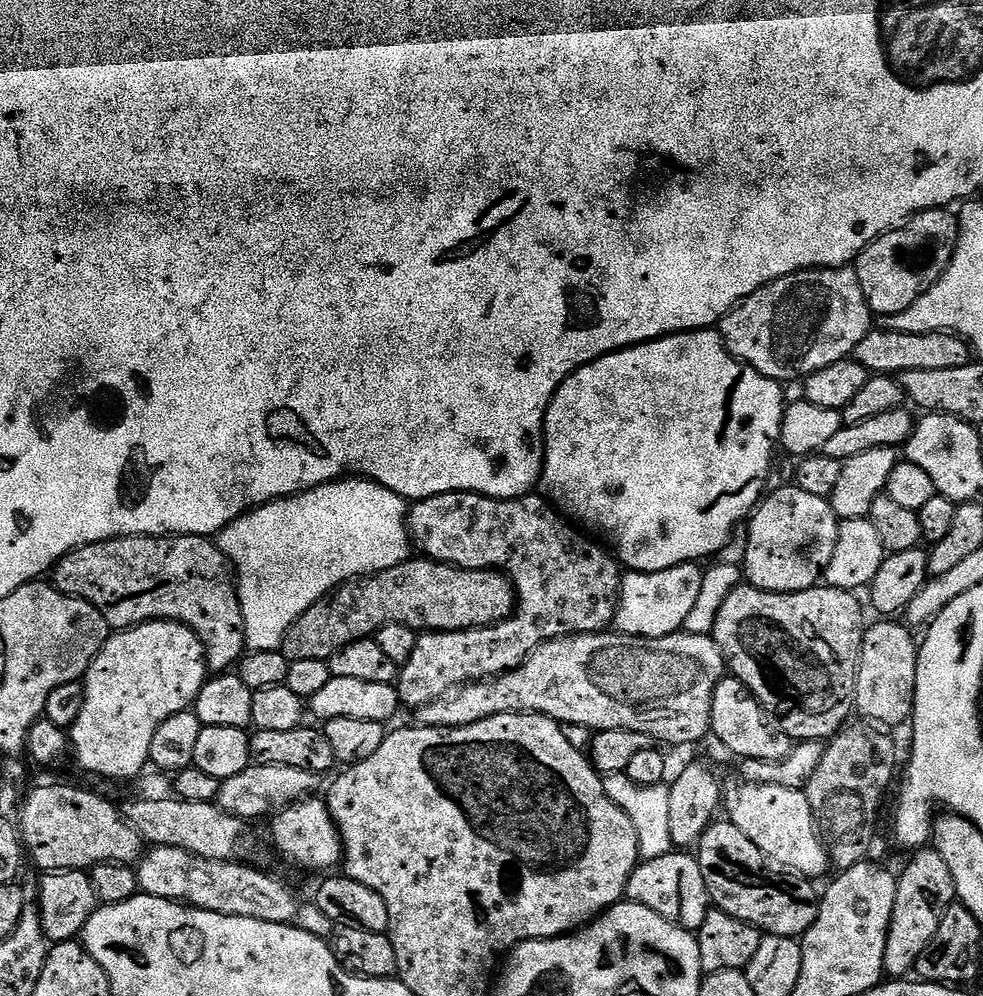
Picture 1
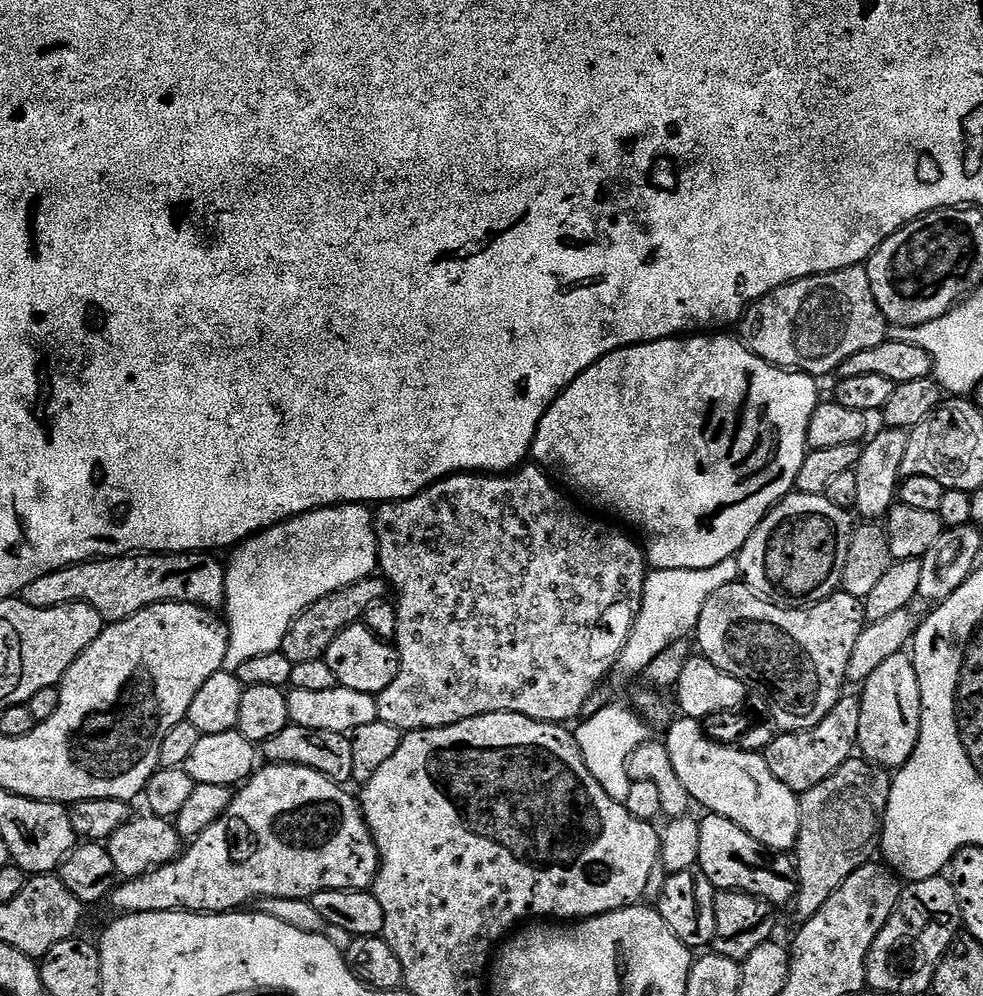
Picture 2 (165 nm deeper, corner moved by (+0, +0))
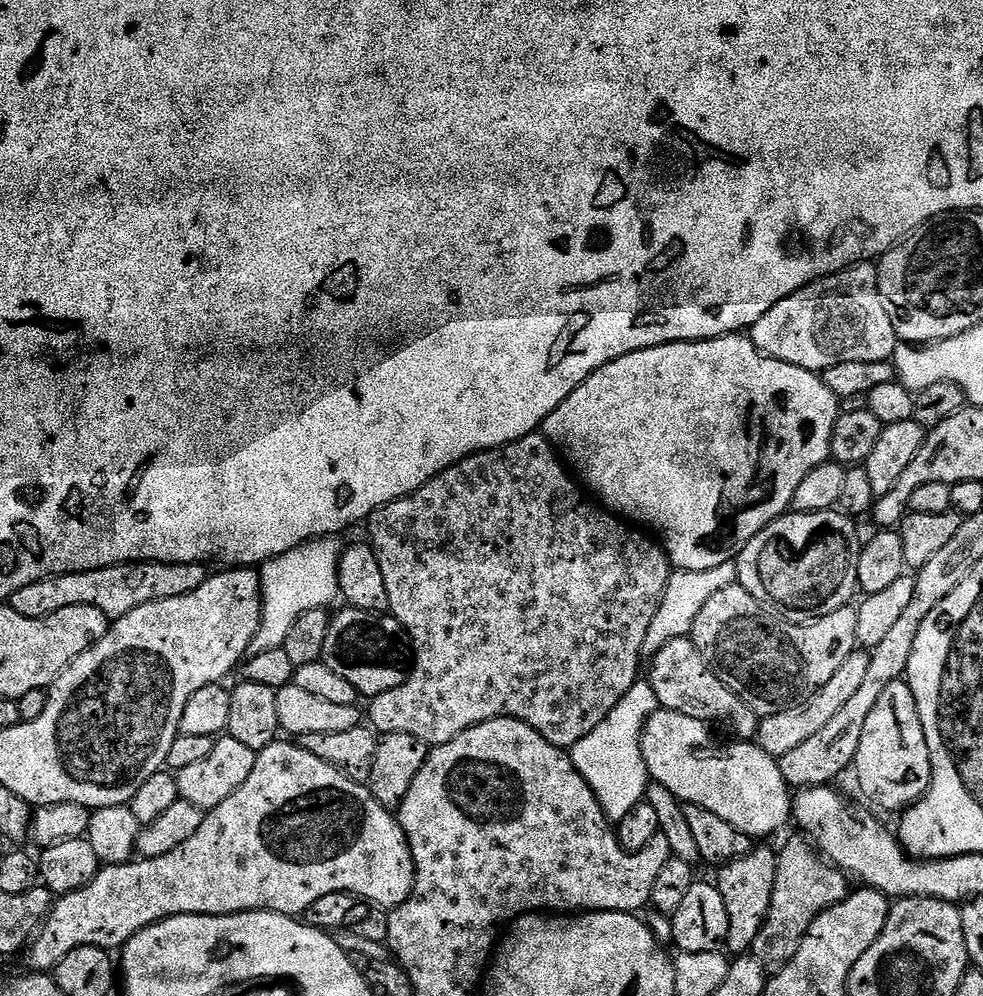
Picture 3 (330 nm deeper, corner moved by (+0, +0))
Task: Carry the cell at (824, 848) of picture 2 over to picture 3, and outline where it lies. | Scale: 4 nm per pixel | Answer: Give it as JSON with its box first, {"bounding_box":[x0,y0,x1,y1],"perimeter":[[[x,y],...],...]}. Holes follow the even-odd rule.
{"bounding_box":[750,840,850,970],"perimeter":[[[792,840],[784,849],[779,849],[772,909],[762,930],[758,930],[758,938],[754,938],[752,943],[750,954],[765,970],[785,968],[790,958],[798,954],[802,938],[820,913],[835,904],[841,904],[850,891],[849,877],[817,855],[811,843],[800,840]]]}

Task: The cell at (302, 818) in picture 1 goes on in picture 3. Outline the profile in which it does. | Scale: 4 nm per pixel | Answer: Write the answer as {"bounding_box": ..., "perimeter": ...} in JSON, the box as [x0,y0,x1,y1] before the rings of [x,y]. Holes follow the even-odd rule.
{"bounding_box":[26,742,416,974],"perimeter":[[[277,742],[256,753],[254,770],[250,770],[250,778],[246,778],[246,782],[242,782],[242,786],[238,786],[238,790],[234,790],[234,794],[230,794],[230,798],[226,798],[226,802],[222,802],[205,815],[202,826],[198,826],[198,834],[194,834],[194,838],[190,838],[190,842],[182,842],[182,846],[170,850],[170,854],[166,854],[162,858],[153,860],[140,858],[127,864],[110,864],[101,867],[96,877],[84,888],[61,895],[53,903],[52,911],[48,913],[43,928],[36,933],[27,949],[26,957],[28,956],[28,964],[32,967],[29,969],[36,974],[51,973],[60,965],[62,958],[66,958],[66,954],[70,954],[70,950],[75,948],[123,949],[128,940],[134,938],[134,934],[138,934],[143,928],[148,928],[151,924],[157,924],[160,920],[171,916],[232,916],[236,912],[280,912],[283,916],[296,918],[307,913],[308,908],[314,906],[314,902],[318,902],[318,898],[326,898],[326,894],[338,894],[339,892],[361,896],[368,903],[385,910],[405,904],[414,890],[416,867],[414,858],[410,854],[408,840],[400,829],[399,819],[374,799],[371,788],[345,776],[334,766],[322,762],[322,758],[310,754],[310,750],[301,748],[299,743],[288,743],[292,744]]]}

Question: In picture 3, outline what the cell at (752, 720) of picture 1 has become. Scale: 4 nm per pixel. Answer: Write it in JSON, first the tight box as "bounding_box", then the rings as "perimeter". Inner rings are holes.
{"bounding_box":[650,638,761,742],"perimeter":[[[690,638],[666,642],[666,646],[662,646],[662,650],[658,650],[658,654],[651,657],[650,664],[652,664],[650,683],[661,709],[686,714],[686,718],[694,718],[701,722],[721,720],[740,735],[737,737],[741,741],[752,742],[757,739],[761,717],[746,707],[713,674],[712,667],[704,661],[702,654],[696,649],[696,643]]]}

